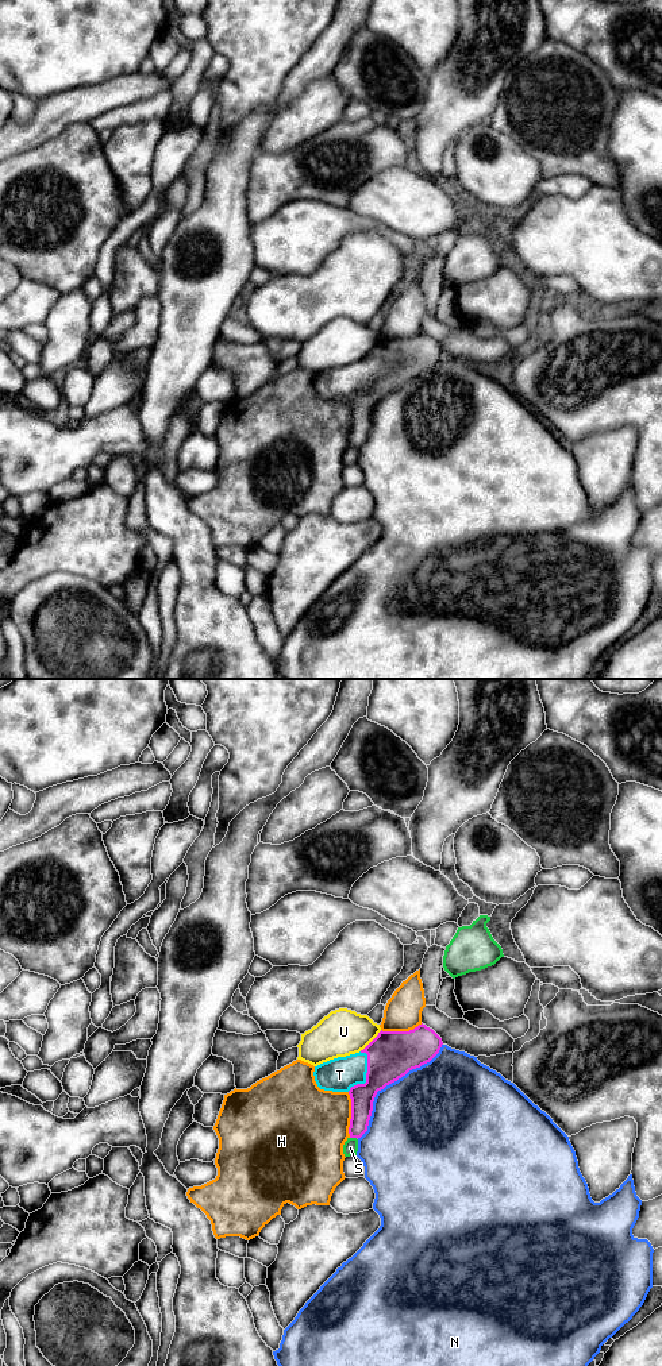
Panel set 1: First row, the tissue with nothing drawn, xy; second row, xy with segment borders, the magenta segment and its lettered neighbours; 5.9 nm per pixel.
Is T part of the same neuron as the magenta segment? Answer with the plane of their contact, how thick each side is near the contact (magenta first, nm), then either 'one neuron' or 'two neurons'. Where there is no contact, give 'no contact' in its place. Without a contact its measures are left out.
xy | 280/200 nm | one neuron

